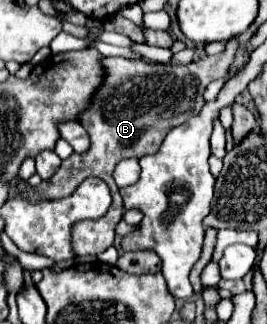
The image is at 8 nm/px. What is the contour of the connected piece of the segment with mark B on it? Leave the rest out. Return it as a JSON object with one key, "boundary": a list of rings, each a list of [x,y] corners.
{"boundary":[[[233,37],[227,41],[225,51],[221,51],[219,55],[203,57],[203,59],[193,61],[183,67],[147,65],[141,61],[127,61],[121,57],[103,59],[107,77],[105,77],[103,85],[99,87],[99,91],[95,93],[91,109],[79,117],[81,125],[87,129],[87,133],[91,137],[89,151],[83,155],[73,153],[71,157],[67,157],[61,163],[59,171],[49,181],[43,181],[37,187],[19,185],[19,189],[17,189],[19,195],[29,195],[29,197],[41,195],[45,199],[63,199],[63,197],[69,197],[75,191],[75,187],[81,181],[85,181],[87,177],[99,177],[109,185],[111,197],[113,197],[109,211],[101,219],[79,221],[73,225],[71,247],[77,257],[99,255],[107,247],[113,245],[115,227],[121,221],[121,213],[123,213],[123,201],[121,201],[119,189],[113,181],[115,165],[129,157],[139,159],[147,153],[155,153],[161,147],[165,135],[173,129],[173,119],[175,119],[175,125],[179,125],[185,119],[189,119],[191,115],[197,115],[201,111],[201,107],[205,105],[205,99],[203,99],[205,87],[211,81],[227,75],[233,59],[237,55],[239,45],[241,45],[239,39]]]}

